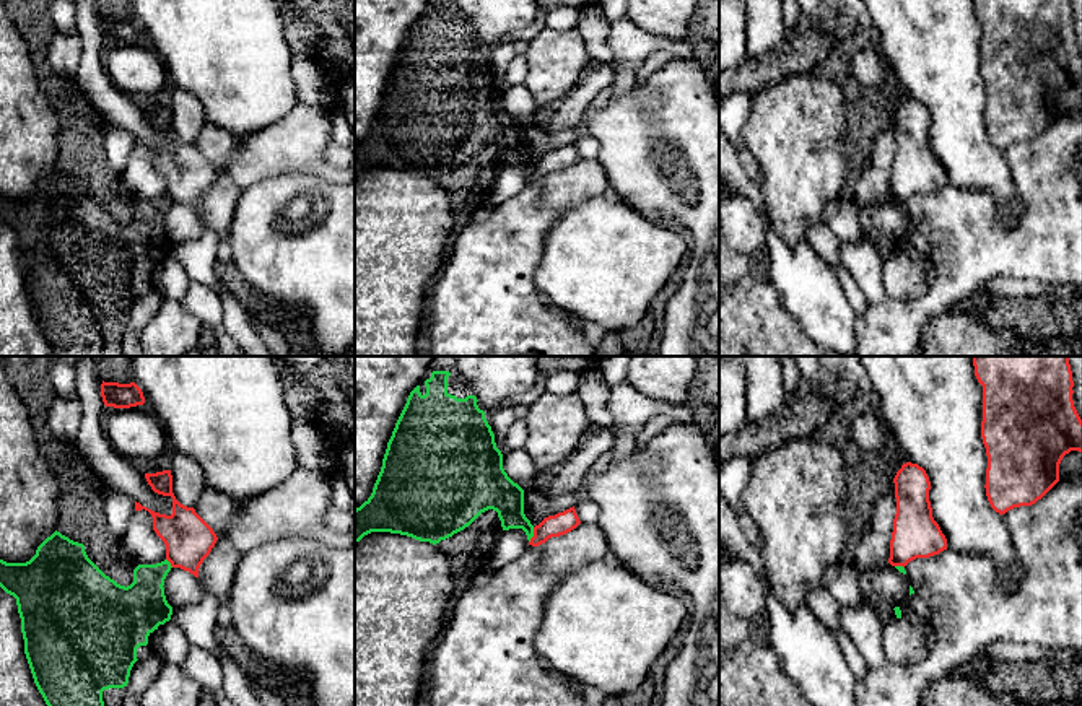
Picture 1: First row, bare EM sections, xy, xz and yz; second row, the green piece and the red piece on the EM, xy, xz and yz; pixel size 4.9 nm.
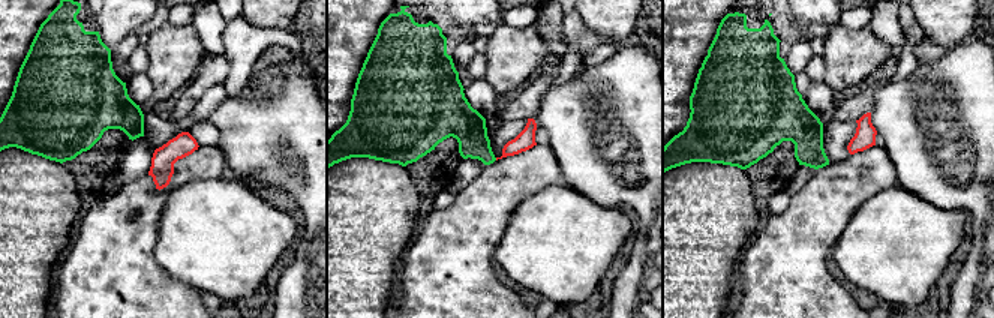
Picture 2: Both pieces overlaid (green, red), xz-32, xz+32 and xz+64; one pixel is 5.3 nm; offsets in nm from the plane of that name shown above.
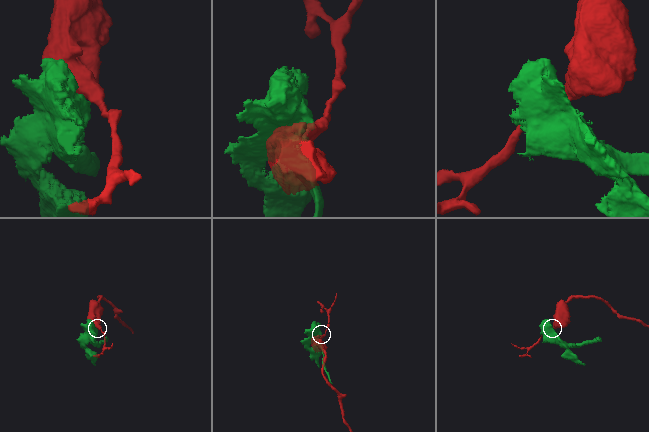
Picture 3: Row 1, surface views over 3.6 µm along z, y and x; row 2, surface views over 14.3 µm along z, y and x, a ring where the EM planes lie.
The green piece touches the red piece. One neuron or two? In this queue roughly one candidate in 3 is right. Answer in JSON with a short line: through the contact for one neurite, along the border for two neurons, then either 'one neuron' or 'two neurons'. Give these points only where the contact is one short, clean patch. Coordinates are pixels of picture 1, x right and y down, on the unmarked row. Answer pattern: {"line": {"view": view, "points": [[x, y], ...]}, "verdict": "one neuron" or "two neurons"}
{"line": {"view": "xz", "points": [[534, 163], [534, 171], [529, 178]]}, "verdict": "two neurons"}

